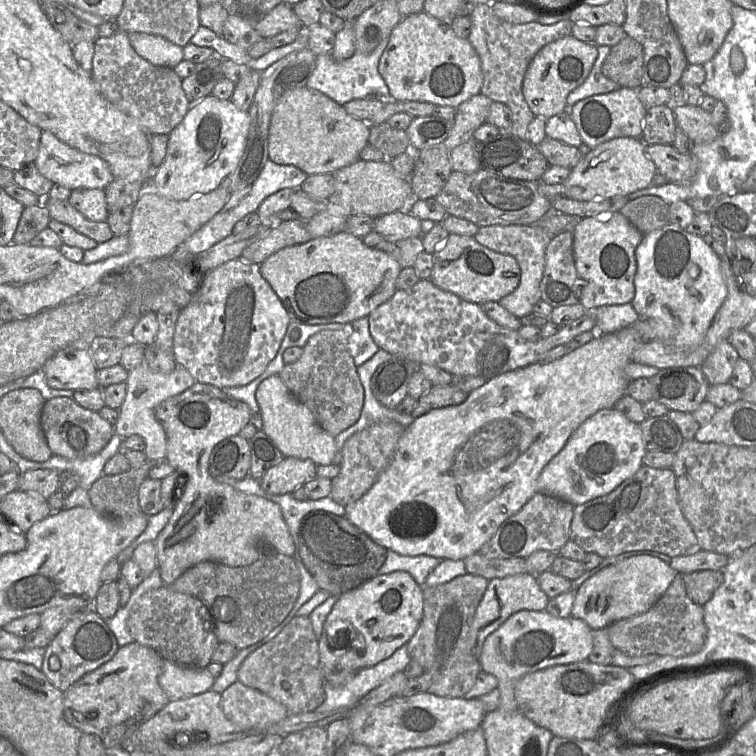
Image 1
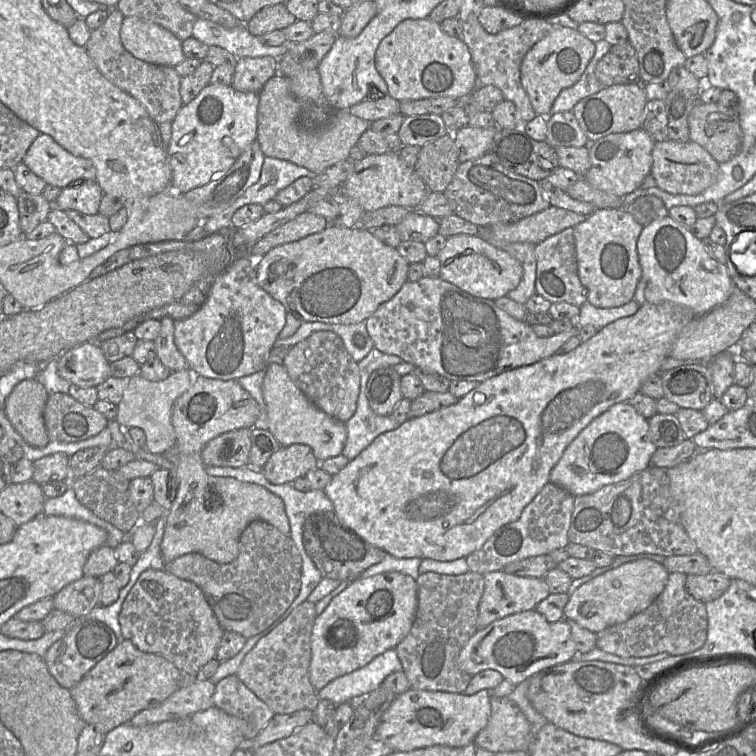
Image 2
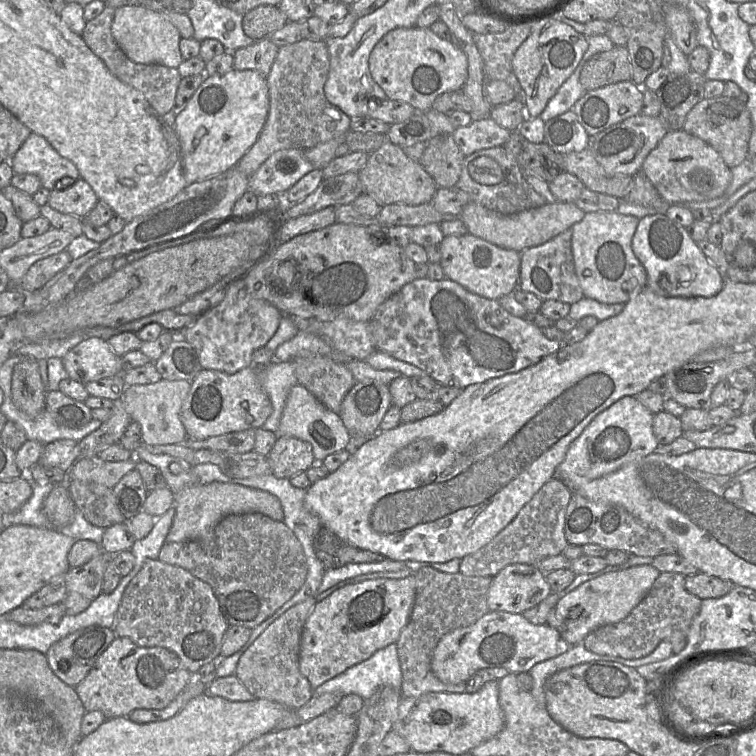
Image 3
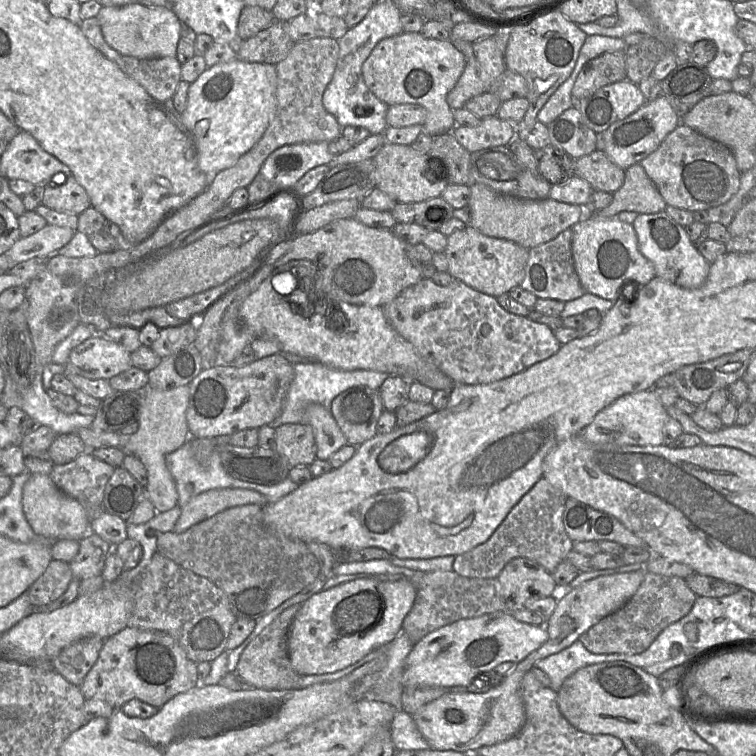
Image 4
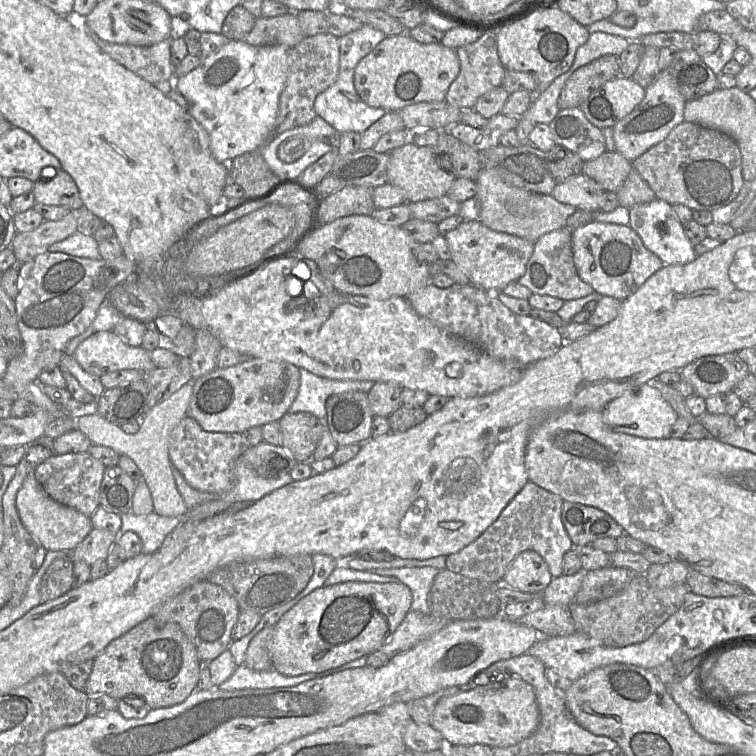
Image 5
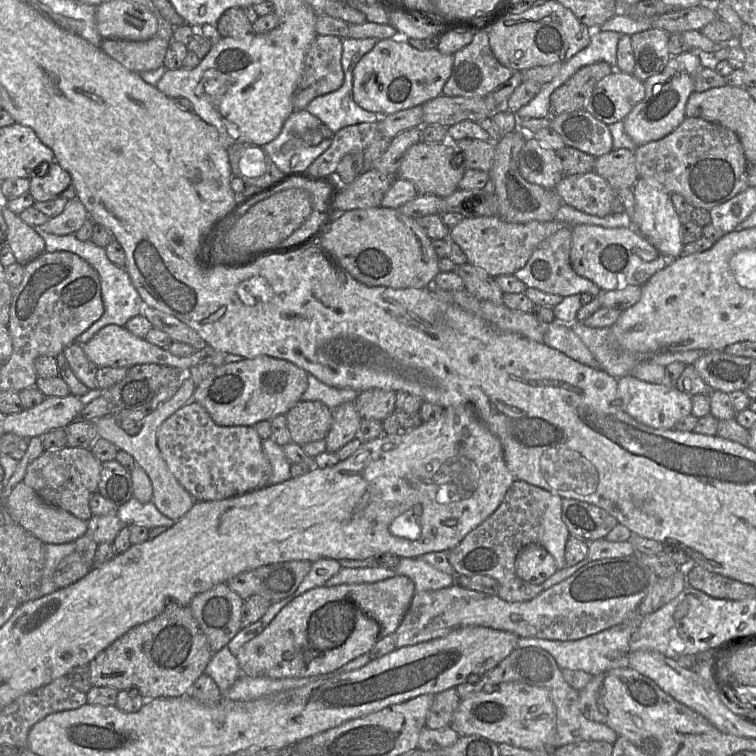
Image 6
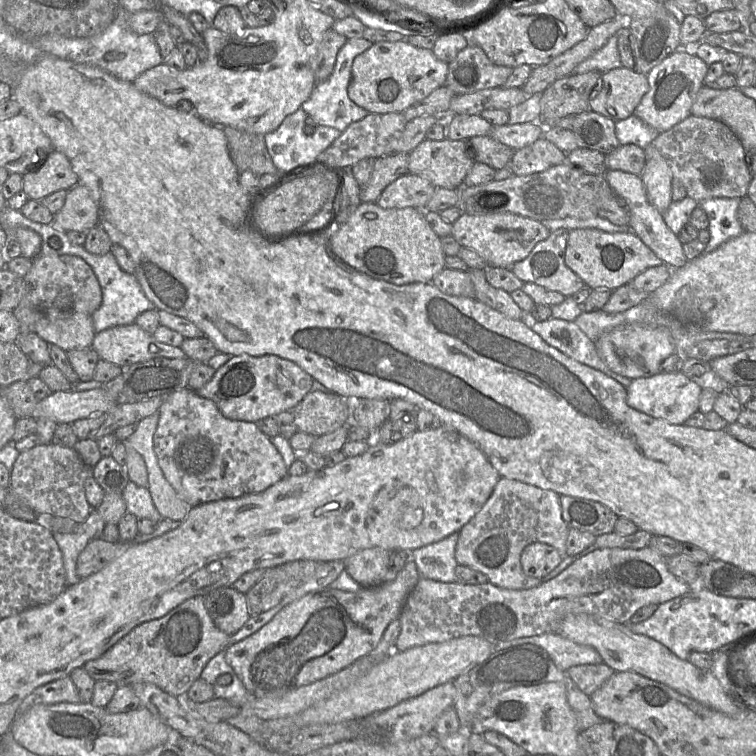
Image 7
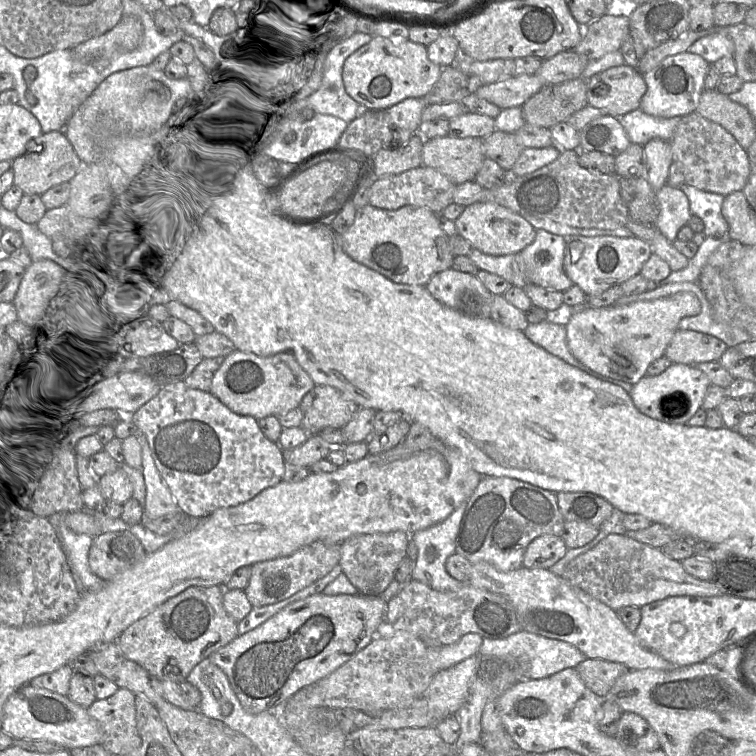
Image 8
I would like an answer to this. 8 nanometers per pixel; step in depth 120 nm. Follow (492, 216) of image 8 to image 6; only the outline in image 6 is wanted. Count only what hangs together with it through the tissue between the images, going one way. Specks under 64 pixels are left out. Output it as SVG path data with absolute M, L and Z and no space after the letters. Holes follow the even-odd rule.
M498 216L463 218L455 226L449 228L448 239L460 247L469 264L495 278L499 275L513 275L527 263L540 242L566 227L569 226L556 220L519 224L506 222Z

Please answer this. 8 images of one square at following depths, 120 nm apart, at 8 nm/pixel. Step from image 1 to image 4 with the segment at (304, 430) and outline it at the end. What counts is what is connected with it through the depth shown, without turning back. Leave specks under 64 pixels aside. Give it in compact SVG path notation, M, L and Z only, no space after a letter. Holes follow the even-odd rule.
M311 403L306 407L303 423L309 424L313 429L317 444L316 458L320 460L329 459L348 444L330 409L320 404Z

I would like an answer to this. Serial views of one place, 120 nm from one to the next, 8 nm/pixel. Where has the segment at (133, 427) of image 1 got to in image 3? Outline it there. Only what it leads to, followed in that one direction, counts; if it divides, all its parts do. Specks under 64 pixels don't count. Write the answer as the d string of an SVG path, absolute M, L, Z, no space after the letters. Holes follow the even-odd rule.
M164 379L153 384L126 386L121 400L132 421L140 424L145 444L180 444L188 439L180 412L190 388L191 381Z

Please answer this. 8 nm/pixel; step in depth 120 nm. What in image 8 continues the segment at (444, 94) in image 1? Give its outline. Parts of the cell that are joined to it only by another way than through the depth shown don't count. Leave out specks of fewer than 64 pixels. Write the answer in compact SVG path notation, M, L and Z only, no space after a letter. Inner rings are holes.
M374 36L345 61L342 79L347 94L367 110L389 108L406 98L423 98L440 77L443 68L431 62L427 47L406 40L393 42Z

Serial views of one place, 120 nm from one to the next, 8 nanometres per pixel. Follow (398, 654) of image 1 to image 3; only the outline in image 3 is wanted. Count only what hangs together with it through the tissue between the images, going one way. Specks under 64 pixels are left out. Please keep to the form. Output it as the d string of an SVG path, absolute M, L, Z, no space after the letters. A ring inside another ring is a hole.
M396 643L378 650L369 659L324 682L314 690L314 694L357 694L366 700L383 686L398 690L402 687L402 671Z

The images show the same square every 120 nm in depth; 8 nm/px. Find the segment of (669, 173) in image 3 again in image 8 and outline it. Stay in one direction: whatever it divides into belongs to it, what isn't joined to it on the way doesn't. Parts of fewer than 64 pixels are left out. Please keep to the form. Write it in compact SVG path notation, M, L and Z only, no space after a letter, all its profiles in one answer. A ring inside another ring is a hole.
M696 112L682 117L670 140L672 160L680 163L685 183L706 192L728 195L743 190L750 175L747 151L720 124Z

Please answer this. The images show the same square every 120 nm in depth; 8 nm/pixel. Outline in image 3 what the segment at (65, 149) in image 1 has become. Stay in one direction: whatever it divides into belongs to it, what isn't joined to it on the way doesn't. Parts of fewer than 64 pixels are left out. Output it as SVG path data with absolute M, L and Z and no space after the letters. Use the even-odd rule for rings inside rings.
M33 132L9 161L15 174L36 175L42 187L50 191L64 177L74 180L80 178L77 167L70 160L62 157L44 137Z

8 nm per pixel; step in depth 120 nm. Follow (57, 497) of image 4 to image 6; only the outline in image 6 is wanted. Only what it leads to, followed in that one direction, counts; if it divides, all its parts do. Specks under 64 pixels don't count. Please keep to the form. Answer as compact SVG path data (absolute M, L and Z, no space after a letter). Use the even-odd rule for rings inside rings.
M24 482L18 483L13 488L4 503L4 508L17 524L45 544L75 542L88 530L87 521L80 520L68 511L45 502Z

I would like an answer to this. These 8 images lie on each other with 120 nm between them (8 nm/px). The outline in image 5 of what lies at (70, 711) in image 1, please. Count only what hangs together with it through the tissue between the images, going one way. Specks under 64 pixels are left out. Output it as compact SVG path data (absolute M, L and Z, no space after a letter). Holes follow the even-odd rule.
M151 617L111 641L94 659L85 685L88 694L107 694L117 701L138 697L150 709L177 705L195 690L202 666L193 644L176 623L158 626Z

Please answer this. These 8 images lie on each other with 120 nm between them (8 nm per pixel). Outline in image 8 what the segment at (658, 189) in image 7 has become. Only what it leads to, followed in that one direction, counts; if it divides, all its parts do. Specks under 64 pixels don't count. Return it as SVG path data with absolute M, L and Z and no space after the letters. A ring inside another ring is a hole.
M654 138L644 146L645 178L654 190L667 184L668 172L672 163L671 147L668 141Z

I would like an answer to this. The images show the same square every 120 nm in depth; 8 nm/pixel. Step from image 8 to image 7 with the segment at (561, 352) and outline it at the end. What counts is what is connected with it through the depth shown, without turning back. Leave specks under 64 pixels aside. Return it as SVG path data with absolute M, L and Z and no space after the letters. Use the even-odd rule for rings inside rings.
M550 318L542 322L531 322L530 328L548 345L566 356L604 373L625 388L631 379L613 372L599 356L595 342L589 339L572 321Z

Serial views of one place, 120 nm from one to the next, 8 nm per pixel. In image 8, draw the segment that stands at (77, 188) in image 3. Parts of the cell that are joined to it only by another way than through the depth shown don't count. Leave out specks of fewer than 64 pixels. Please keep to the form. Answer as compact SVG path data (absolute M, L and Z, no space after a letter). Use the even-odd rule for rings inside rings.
M63 131L43 133L34 140L43 145L43 150L29 152L27 149L27 152L13 160L11 169L14 172L14 185L27 195L42 195L54 186L70 182L81 168L82 162Z

